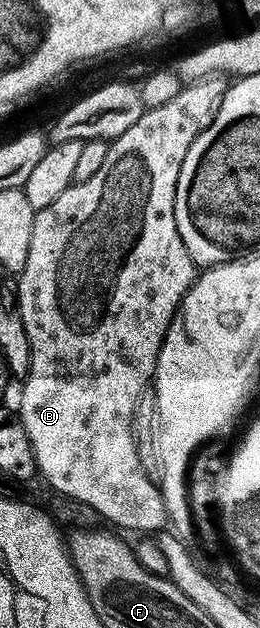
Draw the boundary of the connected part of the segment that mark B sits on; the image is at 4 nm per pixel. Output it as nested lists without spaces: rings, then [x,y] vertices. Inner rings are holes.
[[[222,77],[197,79],[194,83],[185,84],[176,93],[176,97],[172,97],[159,108],[143,110],[140,121],[136,121],[132,129],[128,129],[120,138],[110,143],[108,157],[104,157],[104,165],[100,165],[99,171],[94,176],[88,177],[88,181],[83,183],[71,183],[68,189],[64,189],[64,193],[60,193],[60,197],[56,197],[56,201],[52,201],[52,205],[34,212],[32,241],[28,241],[28,261],[16,279],[17,309],[24,329],[28,333],[28,341],[32,349],[32,365],[28,369],[28,377],[21,384],[22,400],[16,406],[16,412],[28,435],[28,441],[31,442],[37,474],[46,478],[46,483],[52,490],[67,495],[74,503],[83,503],[94,512],[99,520],[107,519],[108,522],[115,523],[115,525],[110,524],[115,528],[123,527],[123,529],[118,528],[123,532],[158,533],[165,528],[162,526],[167,526],[168,523],[166,506],[162,500],[159,484],[155,480],[154,483],[150,480],[150,475],[142,468],[142,459],[138,456],[138,443],[134,440],[136,438],[134,410],[138,404],[138,398],[151,386],[154,370],[160,357],[160,345],[164,341],[168,325],[196,278],[194,259],[188,253],[180,237],[180,229],[176,229],[174,202],[176,201],[176,181],[180,177],[180,165],[184,165],[184,157],[192,141],[196,141],[196,137],[200,137],[200,133],[208,129],[208,125],[214,120],[218,105],[222,102],[223,95],[226,94],[227,86],[227,80]]]

